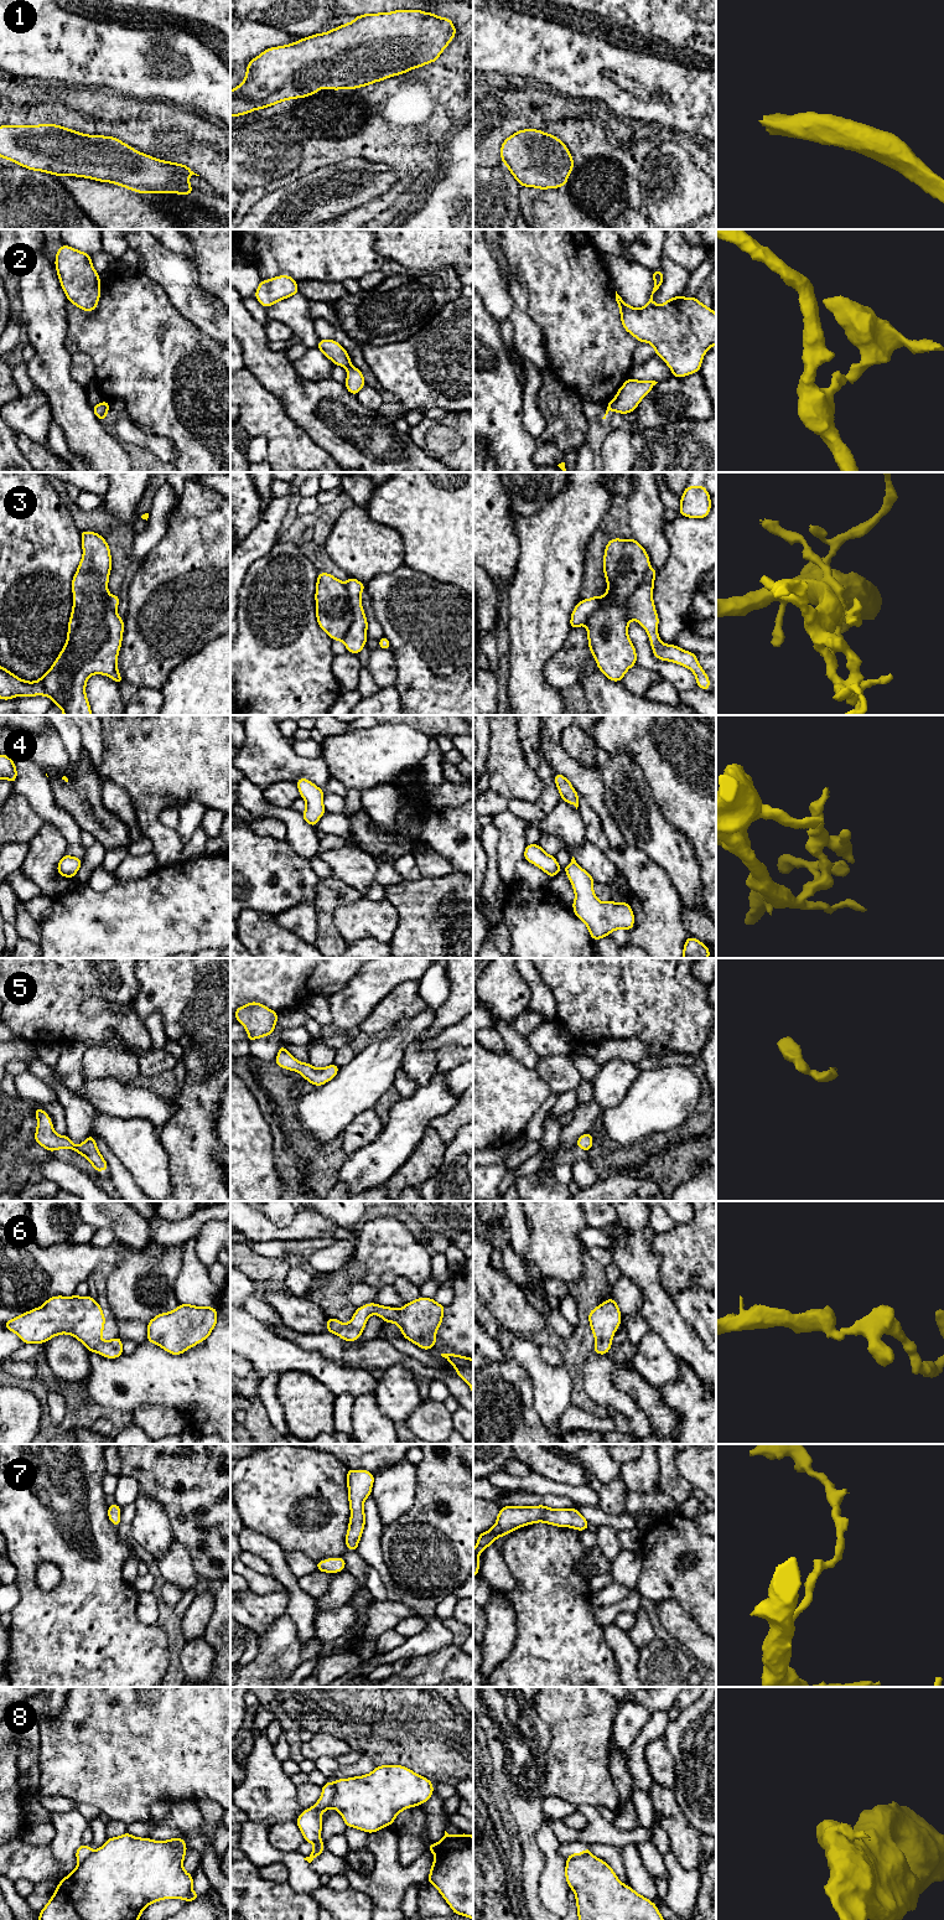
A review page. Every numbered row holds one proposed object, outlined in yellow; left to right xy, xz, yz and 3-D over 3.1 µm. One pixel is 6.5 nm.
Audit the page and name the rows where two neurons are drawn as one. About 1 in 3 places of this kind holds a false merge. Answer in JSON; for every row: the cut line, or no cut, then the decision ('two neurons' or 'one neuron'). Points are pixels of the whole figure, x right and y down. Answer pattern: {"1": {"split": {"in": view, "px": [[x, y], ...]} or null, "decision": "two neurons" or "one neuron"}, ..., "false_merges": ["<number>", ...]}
{"1": {"split": null, "decision": "one neuron"}, "2": {"split": {"in": "xz", "px": [[351, 365], [347, 369]]}, "decision": "two neurons"}, "3": {"split": null, "decision": "one neuron"}, "4": {"split": null, "decision": "one neuron"}, "5": {"split": null, "decision": "one neuron"}, "6": {"split": null, "decision": "one neuron"}, "7": {"split": null, "decision": "one neuron"}, "8": {"split": {"in": "xz", "px": [[333, 1783], [333, 1796], [330, 1807]]}, "decision": "two neurons"}, "false_merges": ["2", "8"]}

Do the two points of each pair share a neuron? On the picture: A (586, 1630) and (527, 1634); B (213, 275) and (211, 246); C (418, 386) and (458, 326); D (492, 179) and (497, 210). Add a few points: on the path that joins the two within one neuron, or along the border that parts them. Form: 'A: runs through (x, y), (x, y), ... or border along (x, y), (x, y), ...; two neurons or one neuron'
A: runs through (571, 1634), (541, 1634); one neuron
B: runs through (213, 268), (213, 253); one neuron
C: runs through (432, 371), (458, 345), (458, 341); one neuron
D: runs through (492, 186), (492, 202); one neuron

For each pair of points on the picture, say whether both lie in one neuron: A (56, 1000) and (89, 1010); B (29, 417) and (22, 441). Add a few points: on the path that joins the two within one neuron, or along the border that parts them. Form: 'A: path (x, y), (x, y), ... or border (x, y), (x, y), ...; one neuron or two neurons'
A: border (79, 1005), (89, 1017), (96, 1017), (110, 1008); two neurons
B: border (17, 434), (25, 434), (37, 443), (46, 444); two neurons

